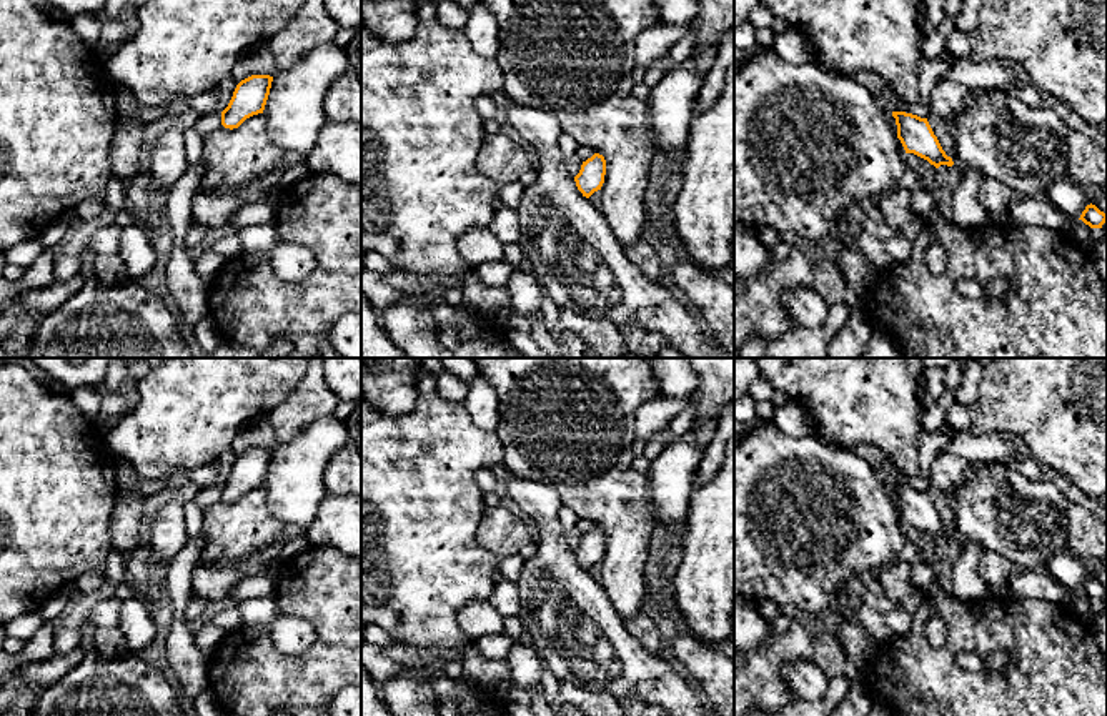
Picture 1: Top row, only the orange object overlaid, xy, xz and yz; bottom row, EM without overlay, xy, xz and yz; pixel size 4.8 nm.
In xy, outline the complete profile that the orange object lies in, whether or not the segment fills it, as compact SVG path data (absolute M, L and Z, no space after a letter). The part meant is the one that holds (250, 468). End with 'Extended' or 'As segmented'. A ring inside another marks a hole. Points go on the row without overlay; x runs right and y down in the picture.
M251 448L241 453L228 480L221 485L221 498L225 501L238 501L246 491L263 486L273 450L270 448Z. As segmented

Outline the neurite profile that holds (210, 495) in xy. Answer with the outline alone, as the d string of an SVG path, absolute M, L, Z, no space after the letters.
M213 485L201 488L201 491L196 495L195 501L200 506L200 510L206 510L211 505L218 503L221 500L221 485Z

